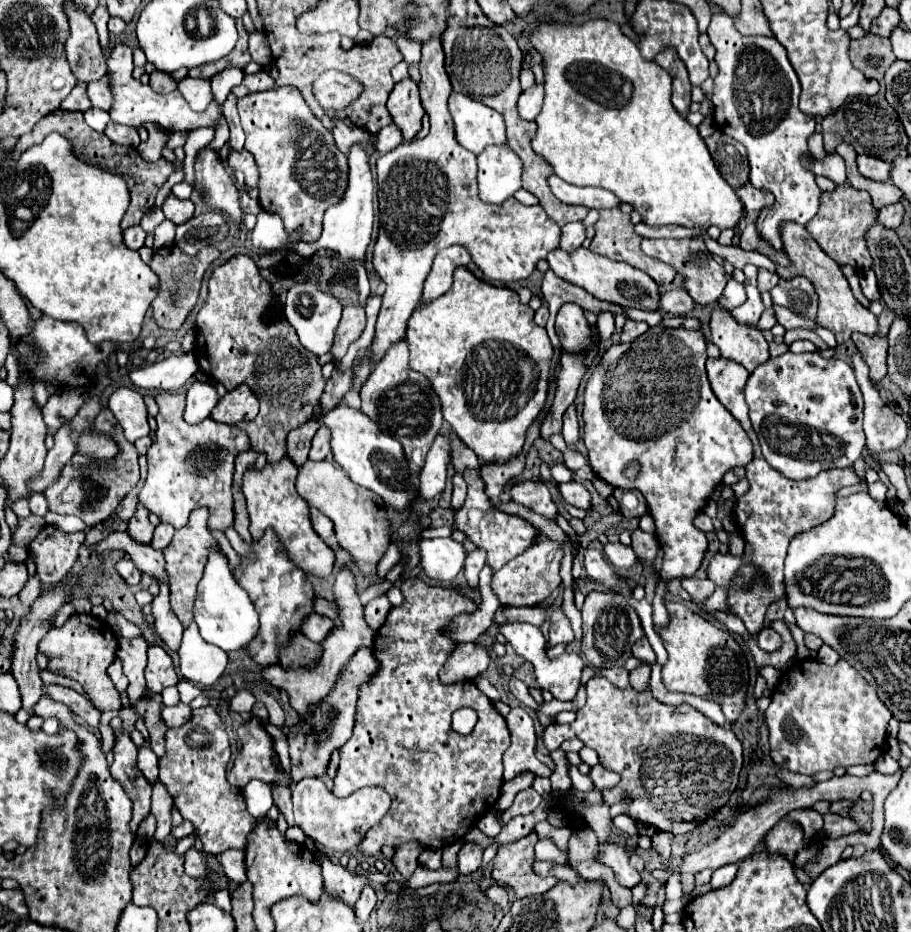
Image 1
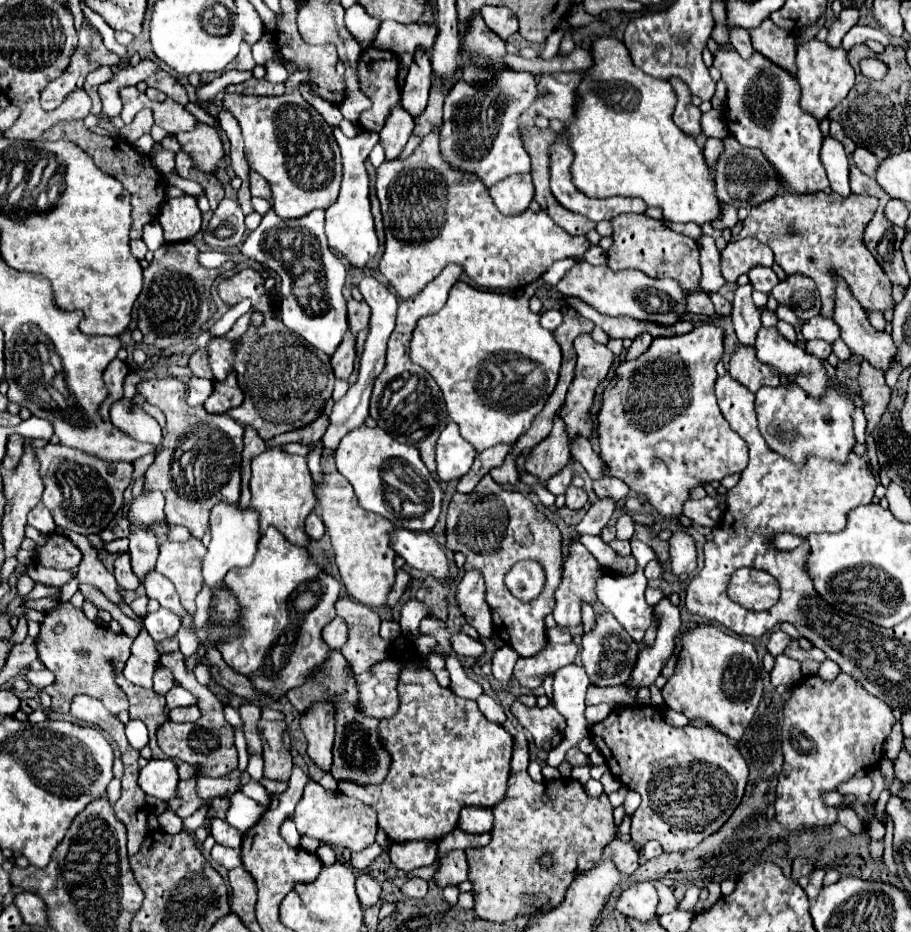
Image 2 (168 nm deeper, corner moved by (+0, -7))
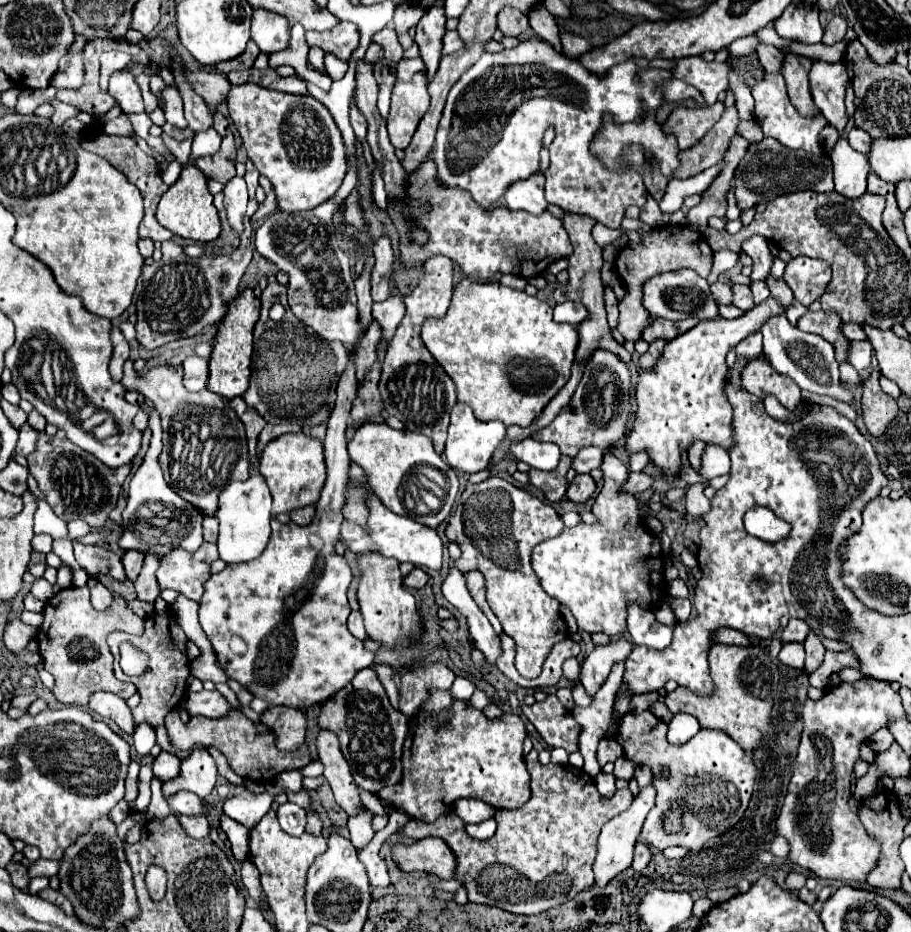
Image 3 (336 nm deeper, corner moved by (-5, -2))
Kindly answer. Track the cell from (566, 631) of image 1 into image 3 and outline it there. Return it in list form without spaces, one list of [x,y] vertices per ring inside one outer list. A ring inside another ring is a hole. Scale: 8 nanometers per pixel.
[[[571,637],[563,639],[561,643],[557,643],[549,655],[549,685],[555,685],[561,679],[561,665],[565,659],[569,657],[577,657],[581,651],[579,643],[573,641]]]

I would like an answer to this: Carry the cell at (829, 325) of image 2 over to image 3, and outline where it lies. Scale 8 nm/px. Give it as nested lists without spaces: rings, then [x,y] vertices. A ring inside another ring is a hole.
[[[843,323],[841,325],[841,333],[847,339],[865,339],[865,333],[863,333],[863,329],[861,329],[859,323]]]

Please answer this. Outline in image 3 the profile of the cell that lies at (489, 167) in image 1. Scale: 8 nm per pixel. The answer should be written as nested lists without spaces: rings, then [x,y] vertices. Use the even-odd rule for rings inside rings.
[[[533,173],[529,179],[513,183],[513,187],[505,191],[507,207],[523,209],[531,215],[541,215],[541,211],[547,209],[547,201],[543,197],[543,183],[545,183],[543,173]]]

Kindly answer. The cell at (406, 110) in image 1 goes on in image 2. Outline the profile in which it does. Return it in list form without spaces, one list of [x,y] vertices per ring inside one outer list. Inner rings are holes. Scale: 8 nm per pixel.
[[[418,48],[408,68],[408,78],[402,88],[402,98],[400,98],[400,102],[404,104],[408,112],[412,112],[412,116],[418,116],[428,102],[428,92],[432,86],[432,72],[434,70],[432,70],[430,54],[424,48]]]

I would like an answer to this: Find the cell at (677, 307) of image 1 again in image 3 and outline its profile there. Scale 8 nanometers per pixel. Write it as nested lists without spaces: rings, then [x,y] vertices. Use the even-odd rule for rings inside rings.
[[[713,283],[711,285],[711,295],[717,299],[719,305],[729,305],[731,303],[731,287],[725,283]]]

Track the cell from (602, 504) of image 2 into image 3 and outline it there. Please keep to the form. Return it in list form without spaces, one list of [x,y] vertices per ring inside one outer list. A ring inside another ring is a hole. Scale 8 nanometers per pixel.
[[[631,473],[627,477],[627,481],[621,485],[621,493],[629,493],[629,495],[637,495],[645,489],[649,489],[651,485],[651,477],[645,473]]]

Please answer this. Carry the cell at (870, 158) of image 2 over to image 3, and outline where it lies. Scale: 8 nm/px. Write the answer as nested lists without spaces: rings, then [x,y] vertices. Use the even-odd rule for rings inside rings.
[[[853,127],[851,131],[849,131],[849,143],[851,143],[851,147],[855,149],[855,151],[861,151],[861,153],[869,153],[869,143],[873,143],[873,139],[869,137],[869,135],[865,135],[865,131],[863,129],[857,129],[857,127]]]

